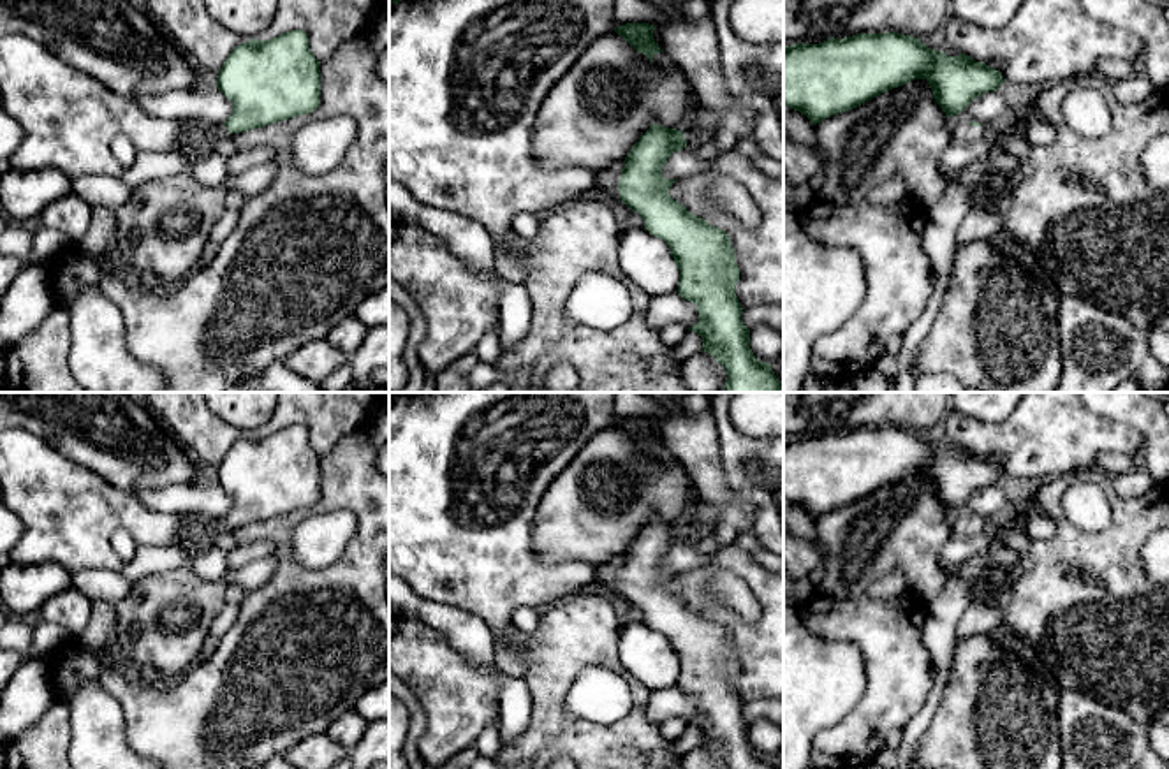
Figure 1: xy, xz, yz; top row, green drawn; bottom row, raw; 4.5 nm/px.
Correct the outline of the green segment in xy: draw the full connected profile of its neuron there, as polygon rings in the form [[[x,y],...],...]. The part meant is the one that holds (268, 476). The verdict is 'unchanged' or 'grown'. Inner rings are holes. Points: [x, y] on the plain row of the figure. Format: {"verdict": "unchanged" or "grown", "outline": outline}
{"verdict": "grown", "outline": [[[303,424],[236,440],[217,470],[217,482],[232,496],[231,510],[224,519],[201,521],[183,531],[178,546],[199,554],[232,528],[315,505],[320,496],[319,461]]]}

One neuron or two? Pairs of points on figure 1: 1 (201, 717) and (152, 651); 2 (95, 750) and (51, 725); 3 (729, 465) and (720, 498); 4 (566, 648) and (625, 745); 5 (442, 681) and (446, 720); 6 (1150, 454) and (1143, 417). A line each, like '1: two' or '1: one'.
1: two
2: two
3: two
4: one
5: one
6: one

